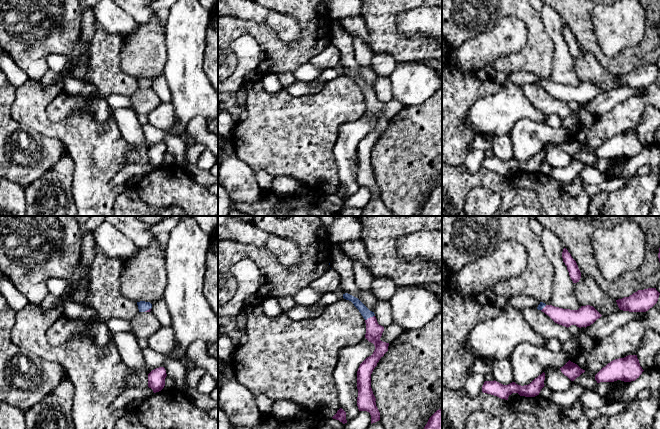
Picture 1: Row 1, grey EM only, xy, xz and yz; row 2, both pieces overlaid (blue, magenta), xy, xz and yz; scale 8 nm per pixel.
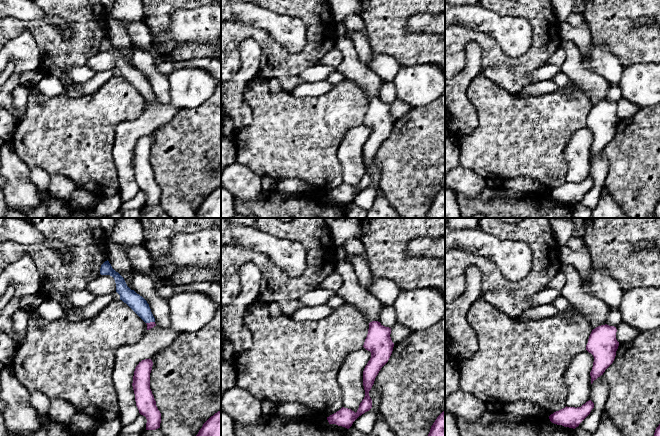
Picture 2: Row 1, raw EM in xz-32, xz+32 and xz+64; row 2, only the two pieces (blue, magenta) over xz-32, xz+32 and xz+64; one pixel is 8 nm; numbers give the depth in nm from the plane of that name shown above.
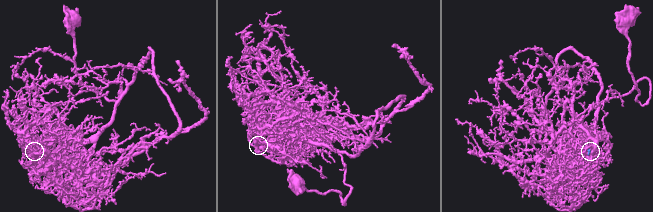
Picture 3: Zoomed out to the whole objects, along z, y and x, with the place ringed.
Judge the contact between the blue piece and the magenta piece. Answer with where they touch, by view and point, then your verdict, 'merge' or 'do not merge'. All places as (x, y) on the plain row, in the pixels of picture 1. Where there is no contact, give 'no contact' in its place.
contact xz (369, 93); merge

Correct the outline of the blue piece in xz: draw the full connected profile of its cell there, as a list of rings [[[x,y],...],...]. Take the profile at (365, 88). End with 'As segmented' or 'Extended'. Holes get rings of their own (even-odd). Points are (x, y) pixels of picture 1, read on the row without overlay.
[[[348,69],[343,70],[343,74],[351,77],[361,89],[366,99],[365,114],[375,122],[373,130],[360,140],[357,147],[357,182],[359,187],[370,189],[372,200],[380,196],[380,188],[371,164],[371,150],[379,136],[388,127],[389,119],[380,116],[384,103],[378,100],[374,88],[370,87],[358,74]]]. Extended

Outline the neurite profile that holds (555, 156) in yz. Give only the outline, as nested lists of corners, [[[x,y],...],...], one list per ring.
[[[548,142],[544,145],[544,161],[552,168],[566,167],[572,161],[572,157],[565,152],[559,143]]]

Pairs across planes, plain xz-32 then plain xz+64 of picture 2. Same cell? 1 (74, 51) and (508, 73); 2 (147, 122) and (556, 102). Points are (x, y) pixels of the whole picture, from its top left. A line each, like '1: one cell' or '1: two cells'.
1: one cell
2: two cells

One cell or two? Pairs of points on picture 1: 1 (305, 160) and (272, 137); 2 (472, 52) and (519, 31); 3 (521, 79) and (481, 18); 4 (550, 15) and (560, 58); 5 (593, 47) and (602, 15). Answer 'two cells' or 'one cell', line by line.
1: one cell
2: one cell
3: two cells
4: one cell
5: two cells

